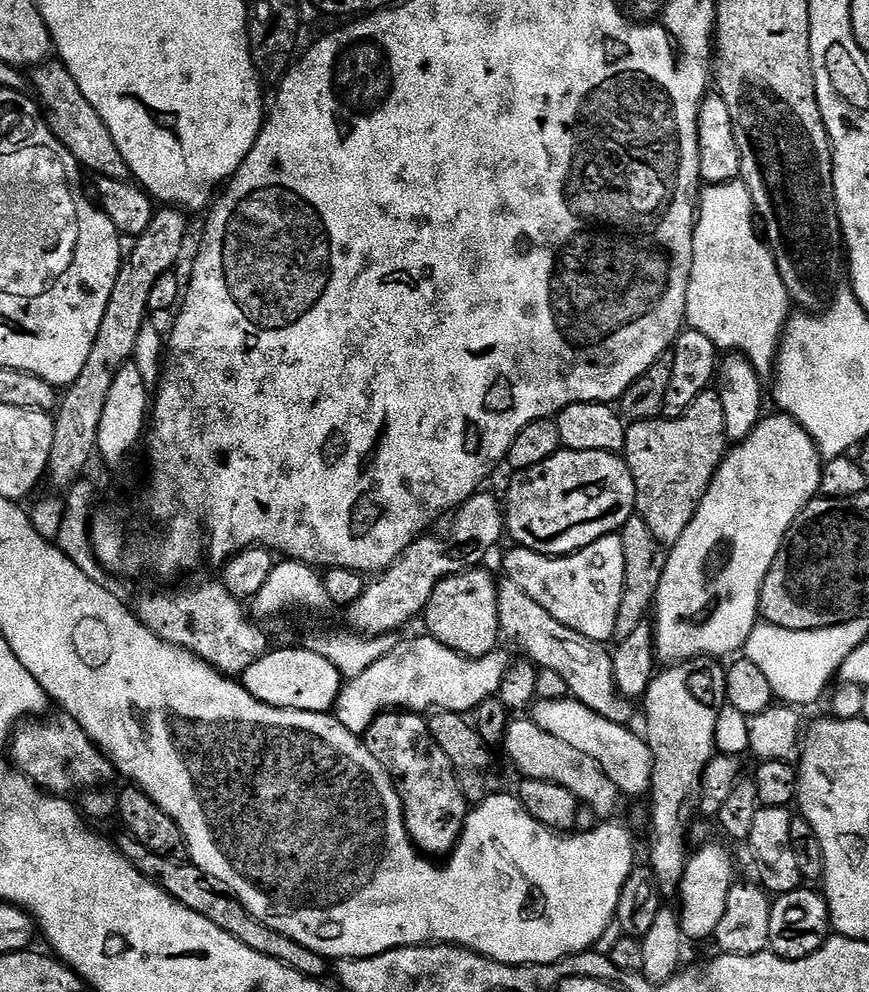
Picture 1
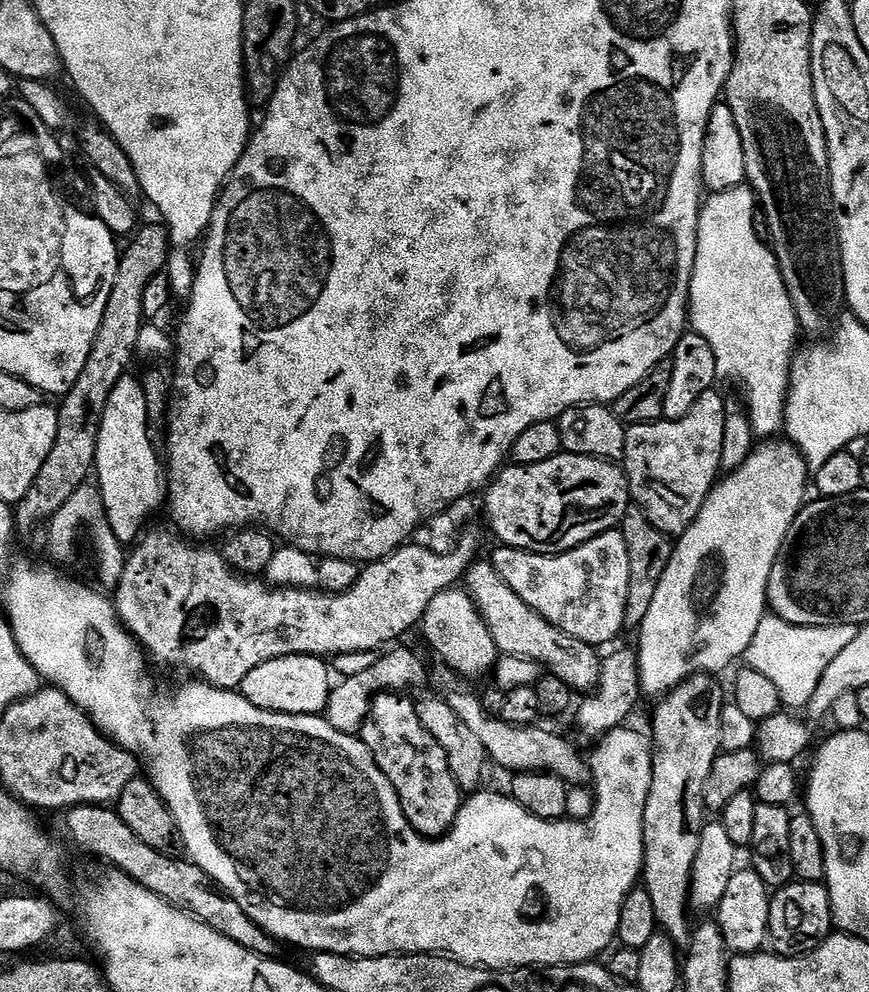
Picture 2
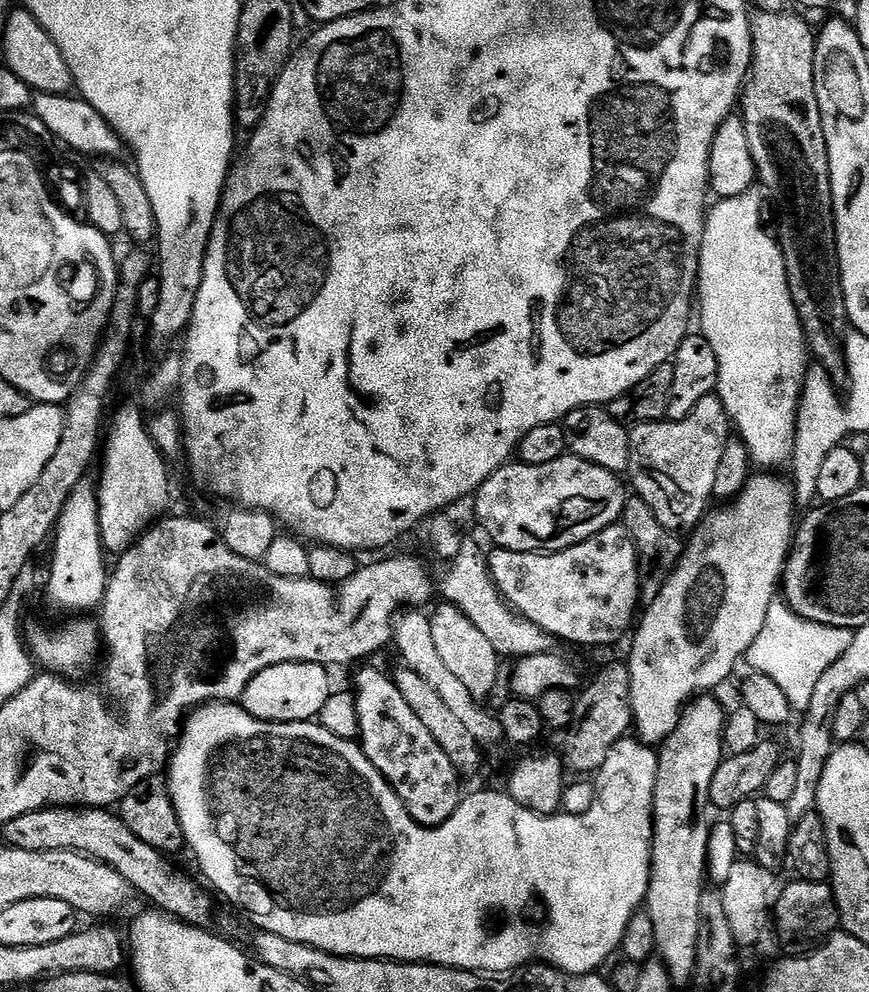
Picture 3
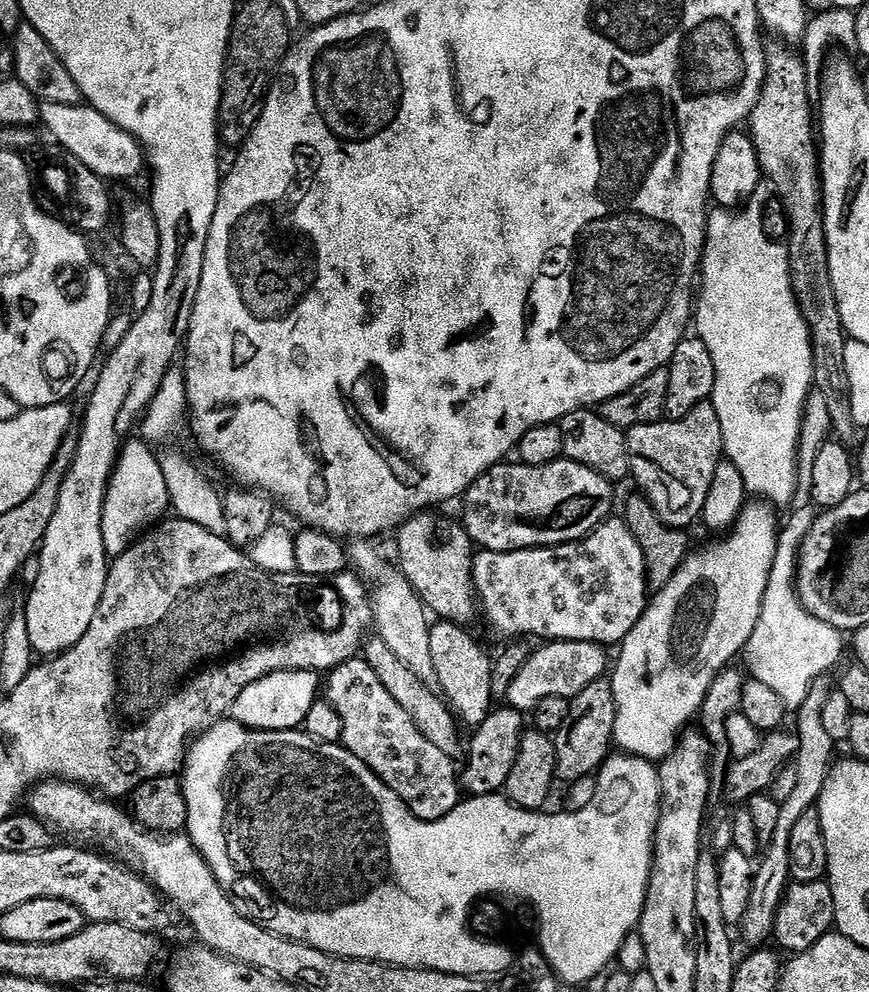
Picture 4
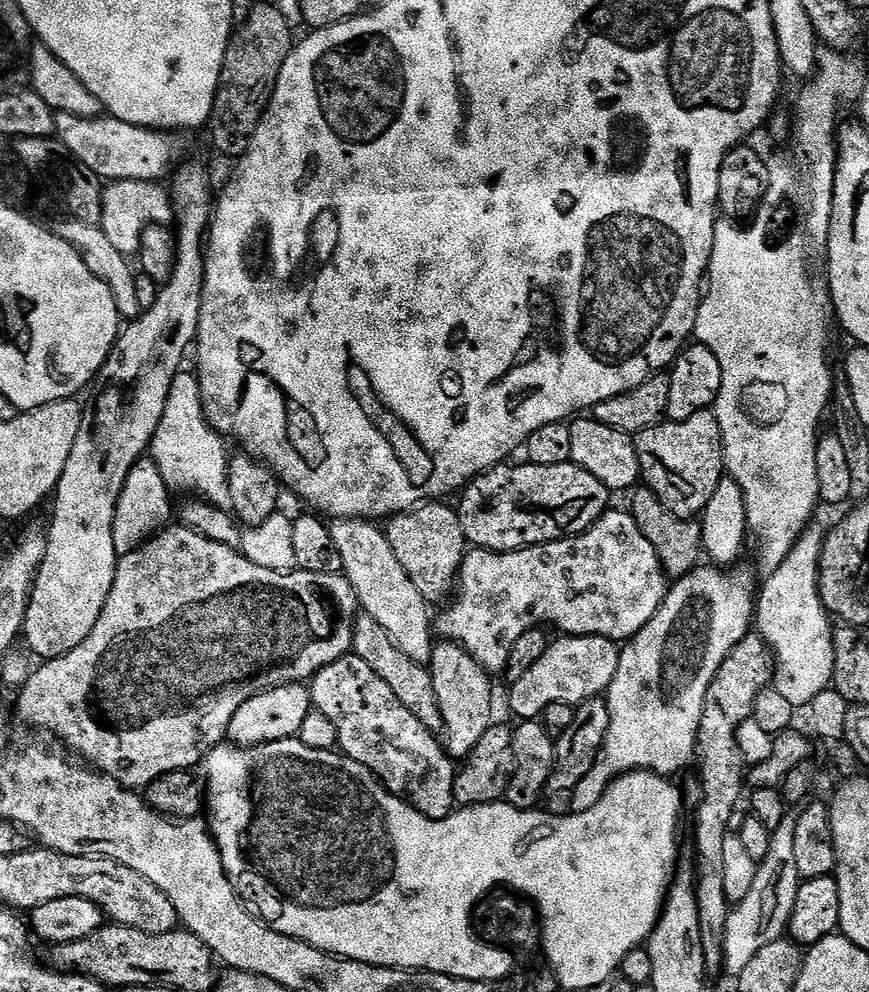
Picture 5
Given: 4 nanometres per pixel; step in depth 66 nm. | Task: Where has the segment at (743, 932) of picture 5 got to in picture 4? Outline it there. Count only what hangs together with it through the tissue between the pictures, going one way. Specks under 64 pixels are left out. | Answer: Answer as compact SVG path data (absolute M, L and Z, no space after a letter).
M821 678L812 684L810 694L806 694L806 702L798 710L800 716L794 725L794 731L800 738L800 749L796 755L794 766L798 770L798 787L794 794L786 798L786 802L780 805L778 814L778 826L774 826L774 838L762 852L762 859L755 869L753 878L753 890L749 902L749 910L745 914L742 923L744 936L752 943L752 946L760 946L764 940L773 935L776 927L776 917L779 914L780 904L784 901L784 894L790 887L792 875L790 874L790 834L794 834L794 825L802 819L806 810L817 807L820 802L820 795L826 786L826 778L832 772L834 757L832 757L833 741L827 739L822 726L822 710L826 706L826 698L834 690L831 679Z

